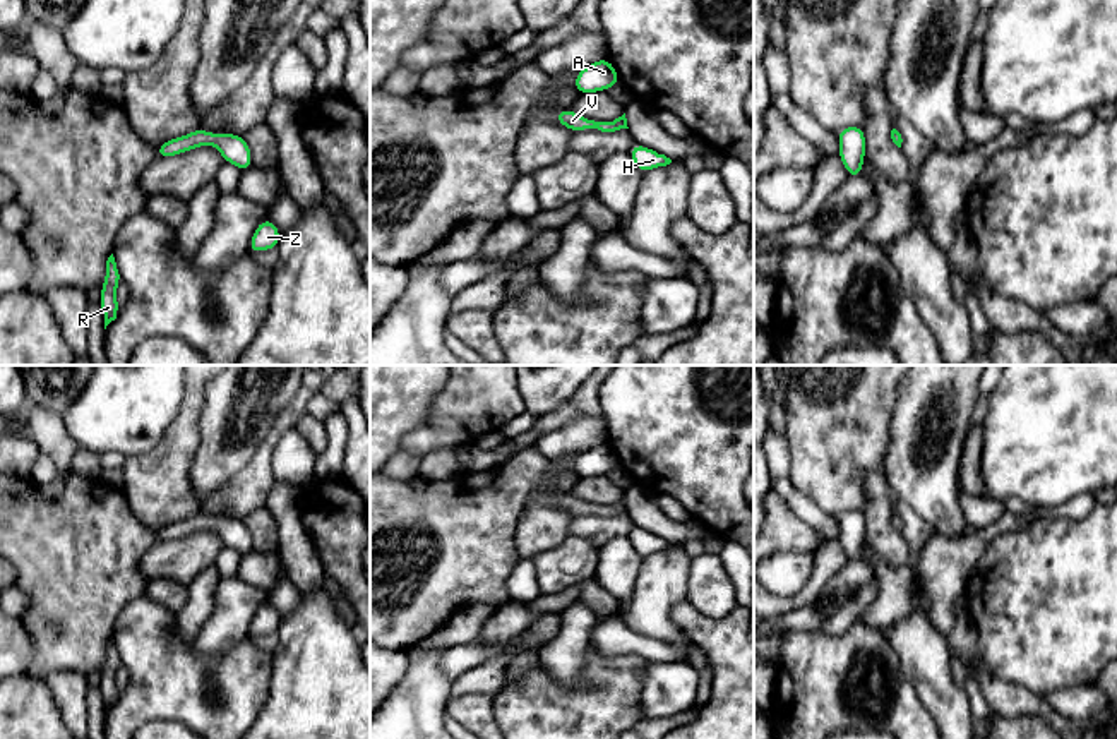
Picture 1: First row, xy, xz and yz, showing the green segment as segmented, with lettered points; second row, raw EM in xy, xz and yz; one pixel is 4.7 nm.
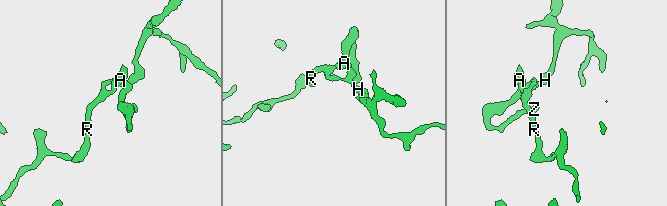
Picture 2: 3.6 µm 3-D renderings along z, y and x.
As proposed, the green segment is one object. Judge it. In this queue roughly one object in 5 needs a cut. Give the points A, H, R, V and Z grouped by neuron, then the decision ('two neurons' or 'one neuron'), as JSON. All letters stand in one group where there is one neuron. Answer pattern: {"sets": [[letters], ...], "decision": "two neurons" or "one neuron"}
{"sets": [["A", "H", "R", "V", "Z"]], "decision": "one neuron"}

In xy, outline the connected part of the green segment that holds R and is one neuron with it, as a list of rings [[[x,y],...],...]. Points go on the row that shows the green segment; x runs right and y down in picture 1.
[[[113,254],[106,261],[106,276],[101,286],[99,307],[105,315],[105,329],[106,326],[116,319],[120,312],[120,305],[116,303],[116,286],[122,281],[120,269],[115,262]]]

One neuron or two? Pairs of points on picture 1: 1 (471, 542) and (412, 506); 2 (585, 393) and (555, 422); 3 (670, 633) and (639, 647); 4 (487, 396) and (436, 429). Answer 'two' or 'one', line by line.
1: one
2: one
3: two
4: one

